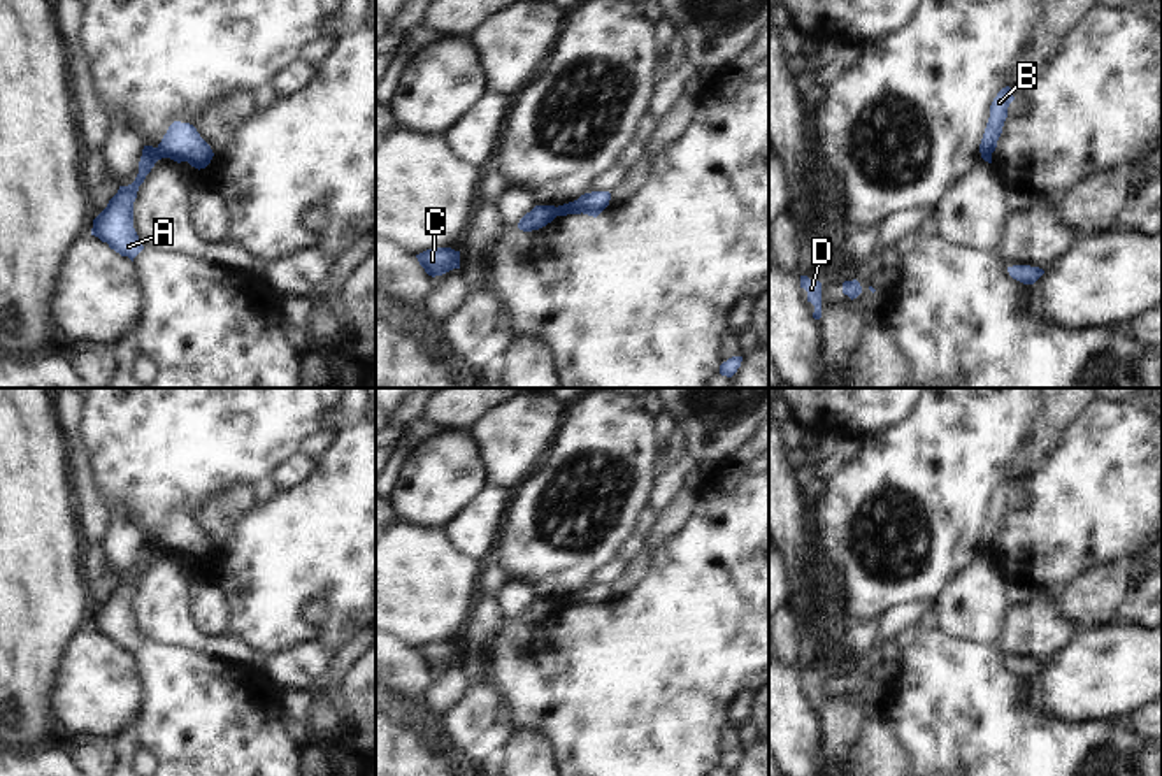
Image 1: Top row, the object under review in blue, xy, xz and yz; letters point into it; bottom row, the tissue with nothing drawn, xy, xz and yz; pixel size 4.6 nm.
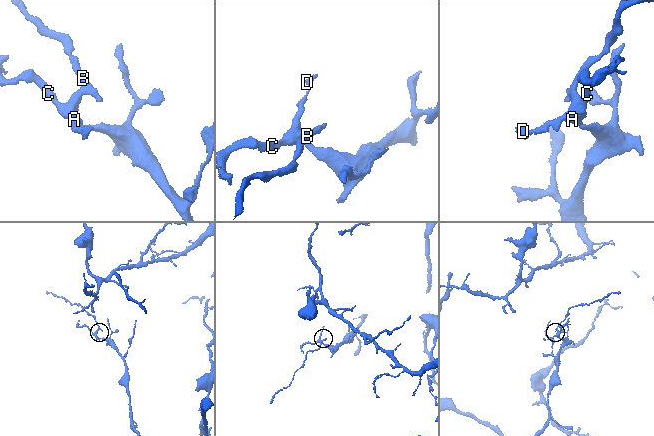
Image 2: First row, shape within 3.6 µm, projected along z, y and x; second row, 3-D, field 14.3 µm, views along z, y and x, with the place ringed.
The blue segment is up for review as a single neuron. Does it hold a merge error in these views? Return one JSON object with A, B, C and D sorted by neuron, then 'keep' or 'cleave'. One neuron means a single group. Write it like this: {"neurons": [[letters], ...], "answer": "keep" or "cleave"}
{"neurons": [["A", "C", "D"], ["B"]], "answer": "cleave"}

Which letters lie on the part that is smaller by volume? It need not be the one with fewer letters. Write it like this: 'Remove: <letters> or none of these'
Remove: B

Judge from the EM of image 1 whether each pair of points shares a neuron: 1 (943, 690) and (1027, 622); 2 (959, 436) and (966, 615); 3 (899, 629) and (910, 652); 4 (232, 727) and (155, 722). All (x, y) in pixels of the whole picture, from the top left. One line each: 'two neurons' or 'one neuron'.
1: two neurons
2: two neurons
3: two neurons
4: one neuron

